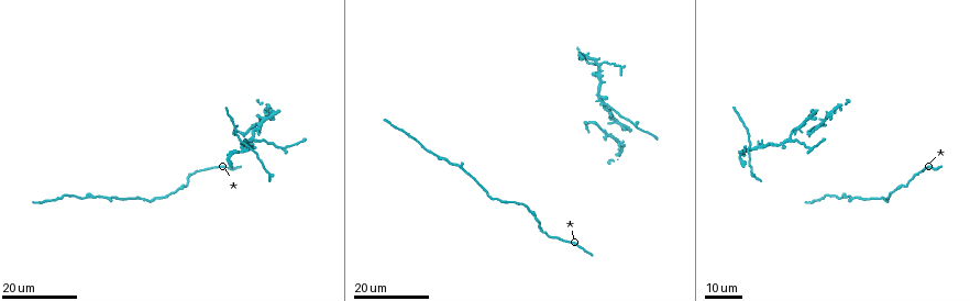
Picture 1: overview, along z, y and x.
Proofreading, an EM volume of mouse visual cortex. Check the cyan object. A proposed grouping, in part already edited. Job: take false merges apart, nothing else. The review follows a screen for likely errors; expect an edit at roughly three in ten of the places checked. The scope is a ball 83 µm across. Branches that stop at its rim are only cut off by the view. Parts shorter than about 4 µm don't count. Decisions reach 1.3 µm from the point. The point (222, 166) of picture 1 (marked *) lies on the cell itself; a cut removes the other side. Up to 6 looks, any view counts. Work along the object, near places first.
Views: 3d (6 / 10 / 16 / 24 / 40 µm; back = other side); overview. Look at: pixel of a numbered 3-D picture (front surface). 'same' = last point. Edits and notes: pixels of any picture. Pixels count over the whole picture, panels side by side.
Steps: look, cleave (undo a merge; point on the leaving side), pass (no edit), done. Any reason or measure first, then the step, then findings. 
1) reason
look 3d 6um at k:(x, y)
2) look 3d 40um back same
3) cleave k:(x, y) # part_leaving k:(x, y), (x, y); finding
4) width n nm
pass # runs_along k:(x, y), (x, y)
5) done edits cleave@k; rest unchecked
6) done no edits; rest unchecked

three arms meet
look 3d 24um at 1:(615, 119)

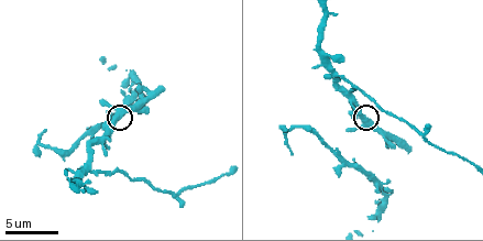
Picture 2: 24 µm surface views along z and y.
look 3d 10um at 2:(122, 113)

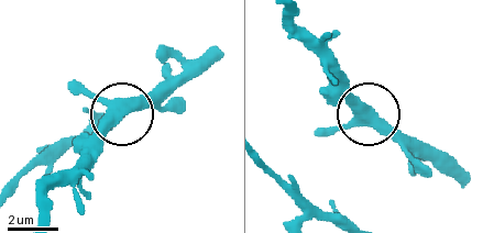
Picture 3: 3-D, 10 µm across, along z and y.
arms 3
pass # all the same cell

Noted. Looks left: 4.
four or more arms meet
look 3d 16um at 2:(337, 73)

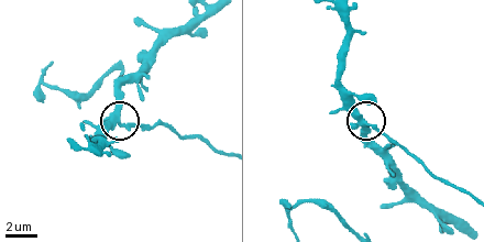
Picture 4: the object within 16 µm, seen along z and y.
side_arm 19 um
cleave 4:(140, 127) # part_leaving 4:(118, 121), (168, 125), (223, 151); a second cell is stuck on

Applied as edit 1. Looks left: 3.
looks like a crossing
look 3d 24um at 1:(597, 64)

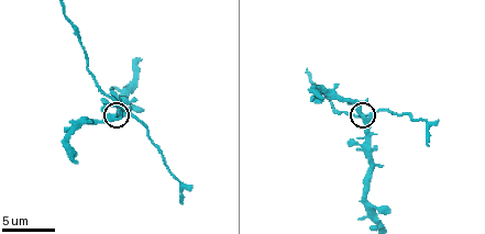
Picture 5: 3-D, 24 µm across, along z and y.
zoom in
look 3d 10um at 5:(365, 119)

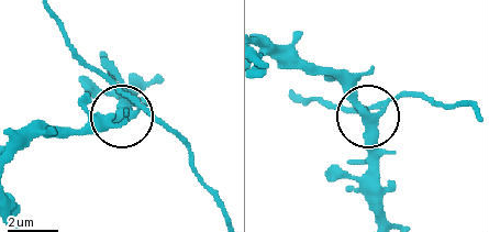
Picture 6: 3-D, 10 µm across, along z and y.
width 310 nm
cleave 6:(167, 128) # part_leaving 6:(137, 107), (77, 50), (52, 12); a second cell is stuck on

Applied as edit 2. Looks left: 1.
done edits cleave@4, cleave@6; rest unchecked

